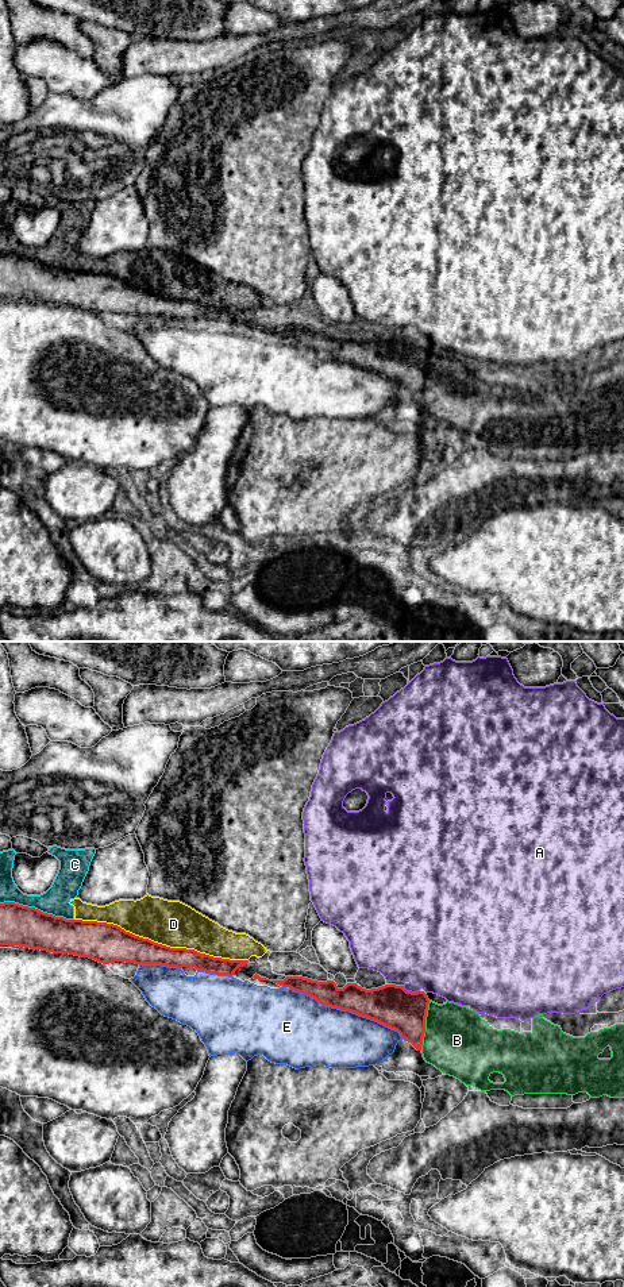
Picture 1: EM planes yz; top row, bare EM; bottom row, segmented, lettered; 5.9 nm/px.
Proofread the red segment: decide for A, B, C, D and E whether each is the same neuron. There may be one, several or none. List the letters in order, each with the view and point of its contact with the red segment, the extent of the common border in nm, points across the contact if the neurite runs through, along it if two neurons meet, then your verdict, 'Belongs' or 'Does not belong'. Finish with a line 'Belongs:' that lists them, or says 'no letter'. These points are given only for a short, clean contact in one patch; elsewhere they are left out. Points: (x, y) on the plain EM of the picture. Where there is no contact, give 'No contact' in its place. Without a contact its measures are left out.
A: Touches red at yz (411, 343). Shared border 110 nm. Does not belong
B: Touches red at yz (424, 377). Shared border 300 nm. Belongs
C: Touches red at yz (37, 261). Shared border 460 nm. Does not belong
D: Touches red at yz (161, 296). Shared border 1050 nm. Does not belong
E: Touches red at yz (349, 362). Shared border 750 nm. Does not belong
Belongs: B

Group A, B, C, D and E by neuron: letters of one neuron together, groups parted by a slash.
A / B / C D / E

